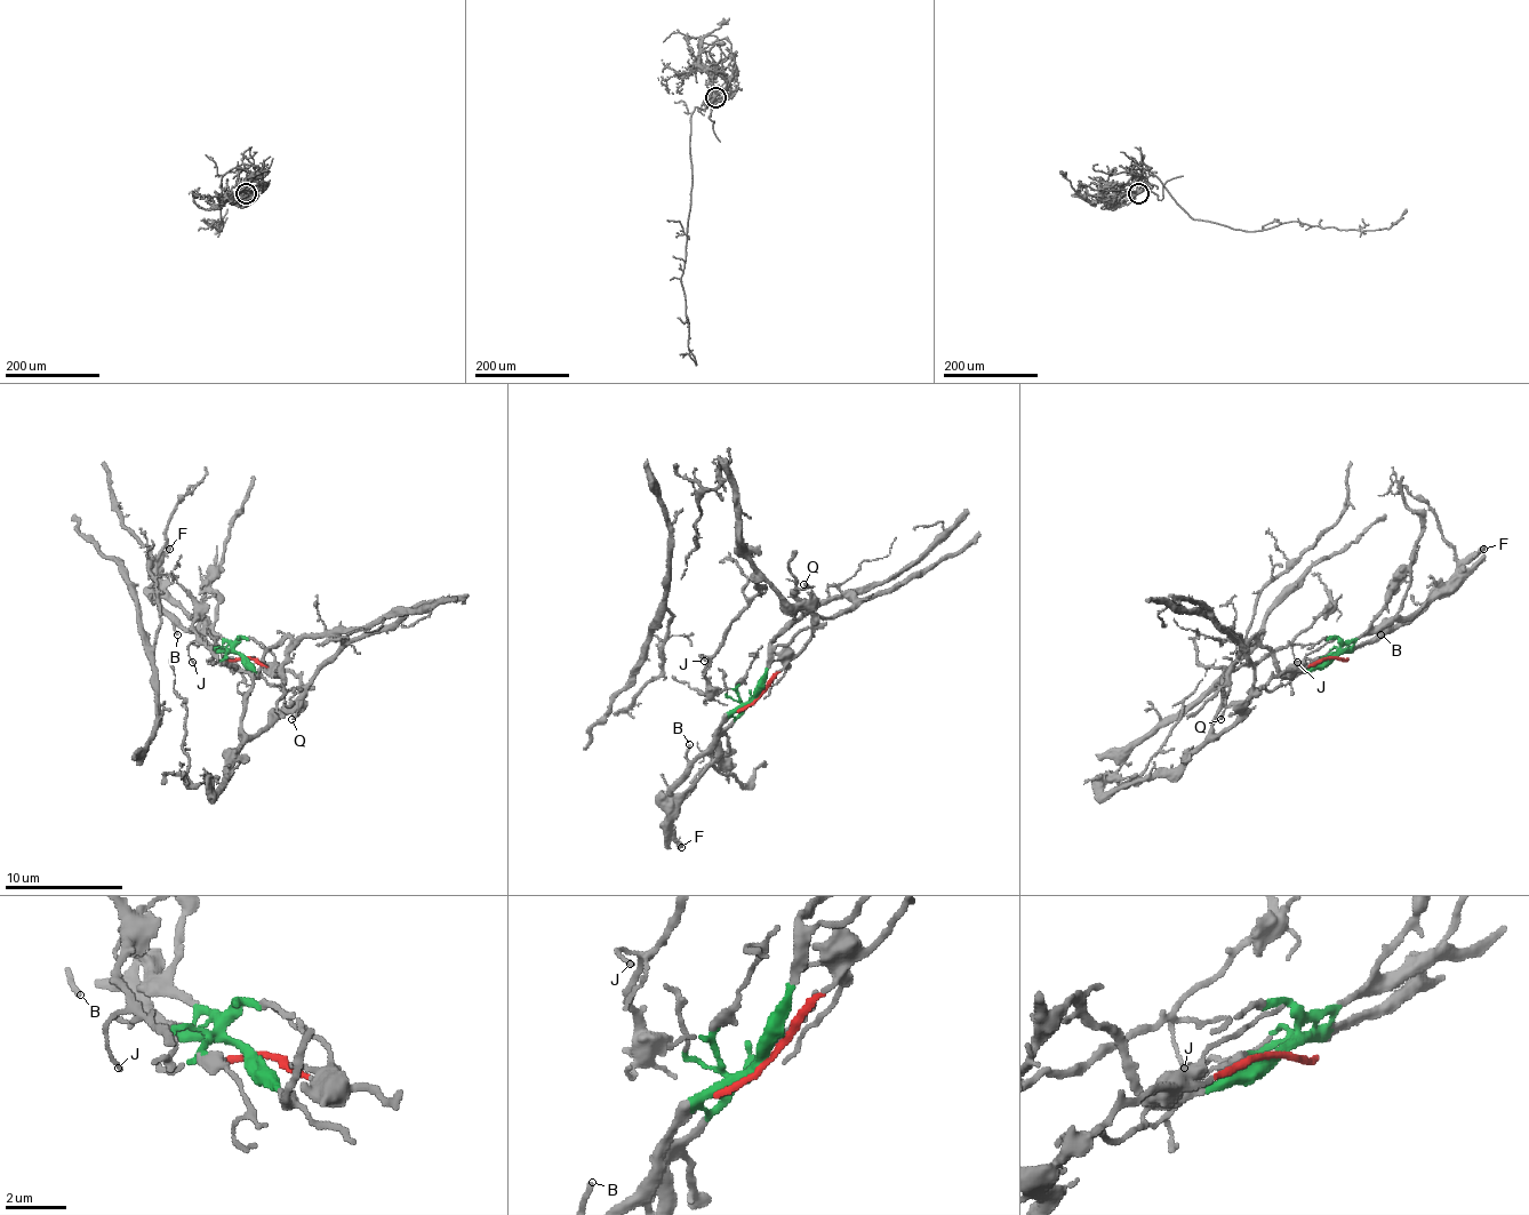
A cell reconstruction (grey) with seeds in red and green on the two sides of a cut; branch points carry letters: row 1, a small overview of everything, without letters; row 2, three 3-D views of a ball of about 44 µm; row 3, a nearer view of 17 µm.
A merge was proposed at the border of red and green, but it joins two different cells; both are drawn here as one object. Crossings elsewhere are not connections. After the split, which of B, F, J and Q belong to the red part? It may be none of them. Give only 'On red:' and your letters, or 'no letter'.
On red: J, Q

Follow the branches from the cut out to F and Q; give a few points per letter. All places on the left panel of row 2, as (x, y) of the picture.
F: (243, 657), (167, 592), (161, 557), (169, 548)
Q: (243, 657), (288, 669), (299, 681), (299, 708), (291, 719)

